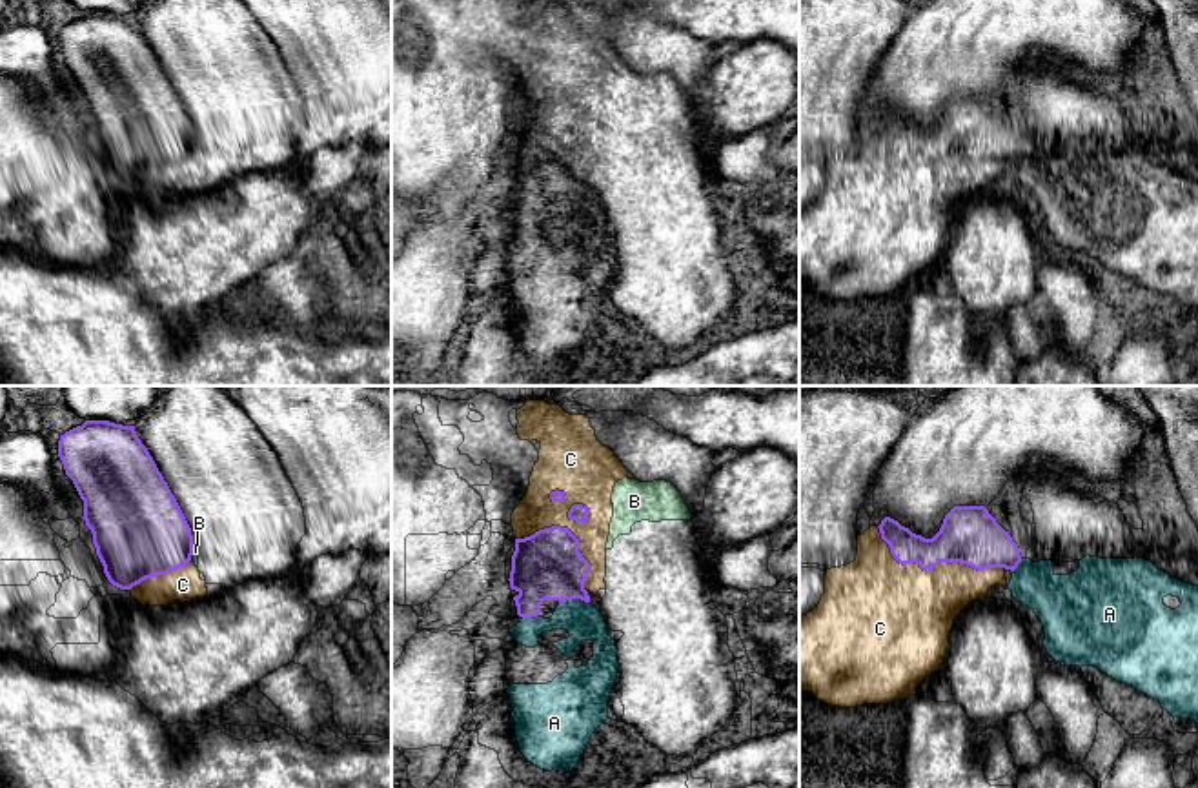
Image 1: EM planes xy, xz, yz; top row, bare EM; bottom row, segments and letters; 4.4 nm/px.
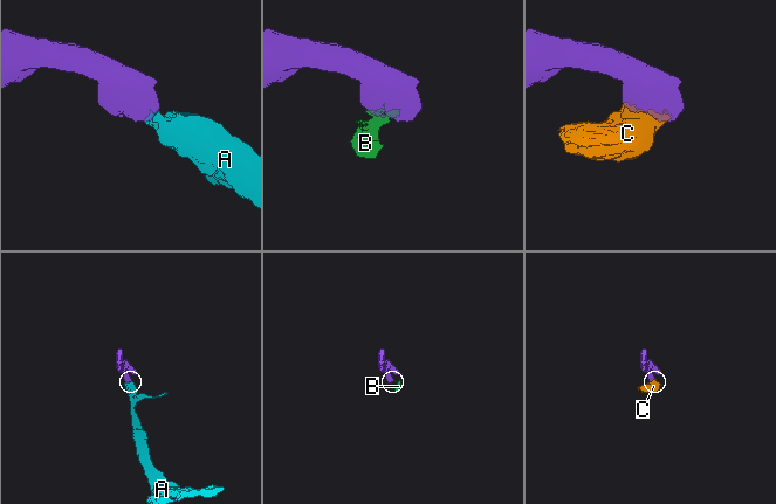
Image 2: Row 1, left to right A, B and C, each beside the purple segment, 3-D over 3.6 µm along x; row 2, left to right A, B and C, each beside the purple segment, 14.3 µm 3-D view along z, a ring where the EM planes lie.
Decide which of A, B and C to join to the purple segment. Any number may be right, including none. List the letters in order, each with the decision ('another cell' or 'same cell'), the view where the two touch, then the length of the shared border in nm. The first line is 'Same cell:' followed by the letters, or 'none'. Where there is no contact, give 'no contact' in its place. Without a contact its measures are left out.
Same cell: A
A: same cell | xz | 140 nm
B: another cell | xy | 70 nm
C: another cell | yz | 600 nm

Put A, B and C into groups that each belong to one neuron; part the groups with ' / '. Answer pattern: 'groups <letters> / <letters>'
groups A / B C

